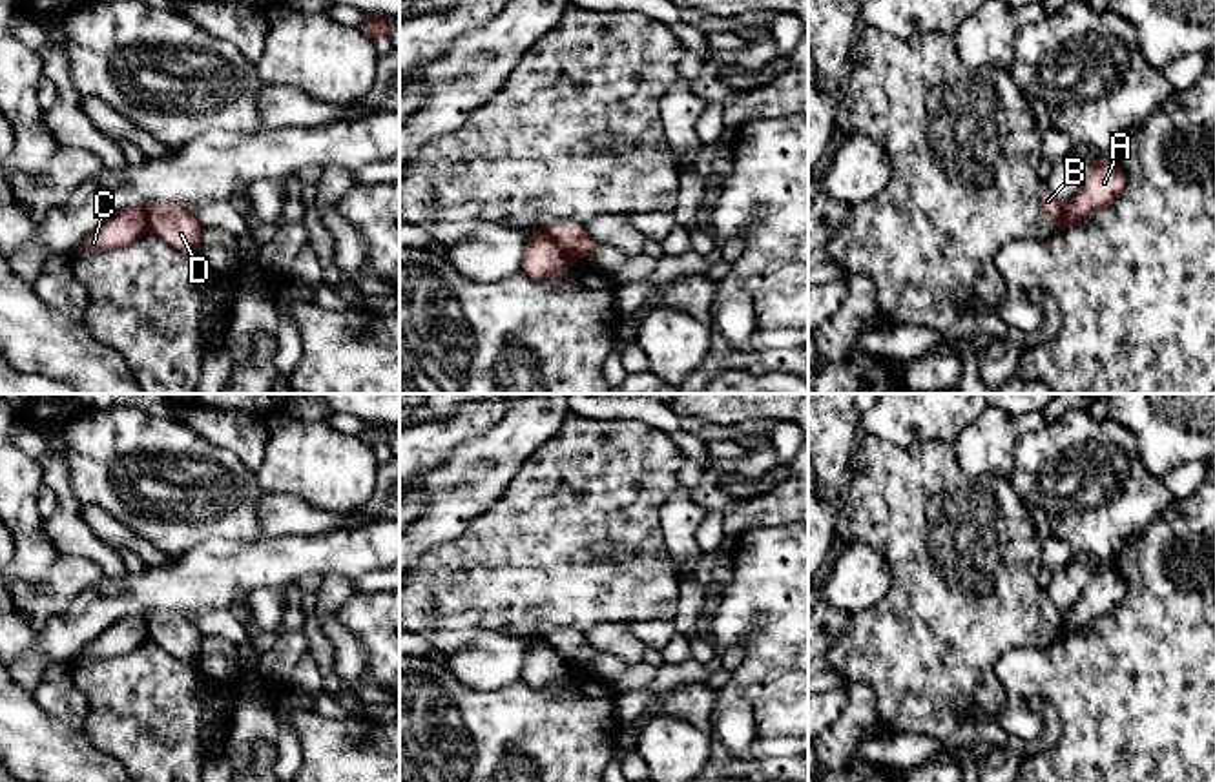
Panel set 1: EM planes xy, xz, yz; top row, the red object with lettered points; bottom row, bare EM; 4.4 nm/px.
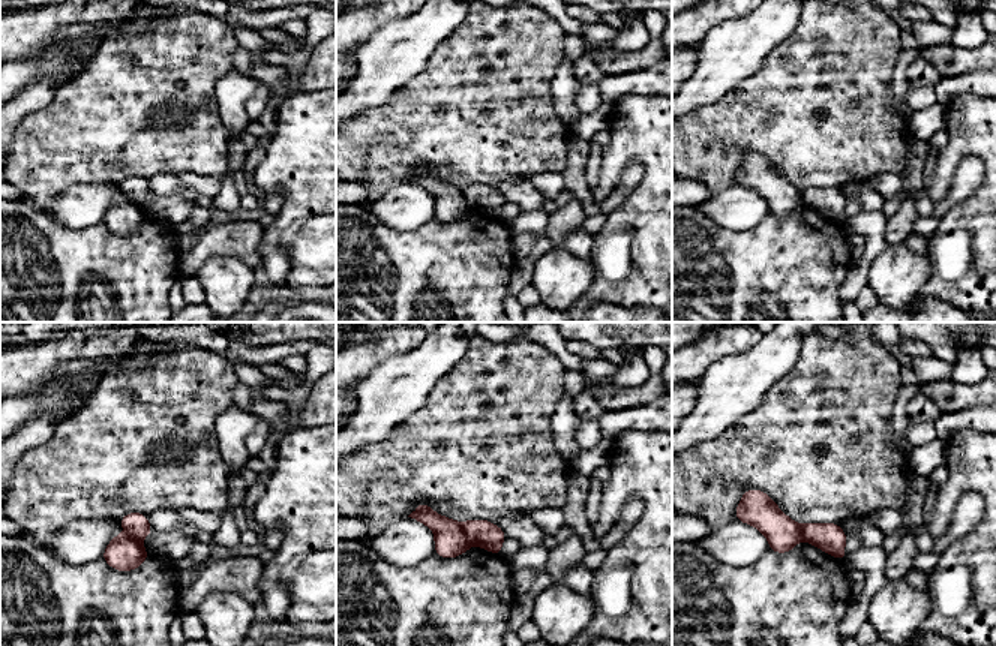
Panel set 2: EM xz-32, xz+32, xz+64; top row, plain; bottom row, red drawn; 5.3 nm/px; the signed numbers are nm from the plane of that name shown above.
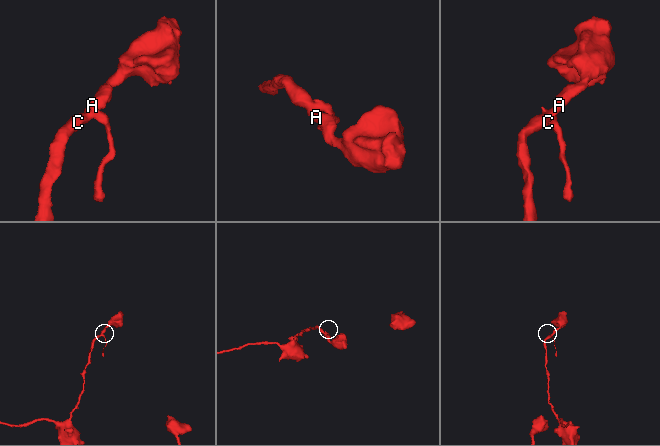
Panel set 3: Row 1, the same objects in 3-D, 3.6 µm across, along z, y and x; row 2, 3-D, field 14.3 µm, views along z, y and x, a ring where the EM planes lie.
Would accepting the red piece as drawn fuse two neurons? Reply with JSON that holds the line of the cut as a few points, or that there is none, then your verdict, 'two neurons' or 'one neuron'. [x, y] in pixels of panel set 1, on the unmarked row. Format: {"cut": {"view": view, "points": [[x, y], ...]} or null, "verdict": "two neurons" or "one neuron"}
{"cut": {"view": "xz", "points": [[542, 637], [575, 666]]}, "verdict": "two neurons"}

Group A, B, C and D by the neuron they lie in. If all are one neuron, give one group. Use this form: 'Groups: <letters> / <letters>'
Groups: A C / B D

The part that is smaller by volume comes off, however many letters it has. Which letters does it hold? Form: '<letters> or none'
B, D

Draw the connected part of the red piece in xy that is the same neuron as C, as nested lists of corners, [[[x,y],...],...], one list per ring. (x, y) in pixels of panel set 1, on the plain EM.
[[[146,612],[128,614],[102,631],[75,660],[122,656],[139,647],[148,636]]]

